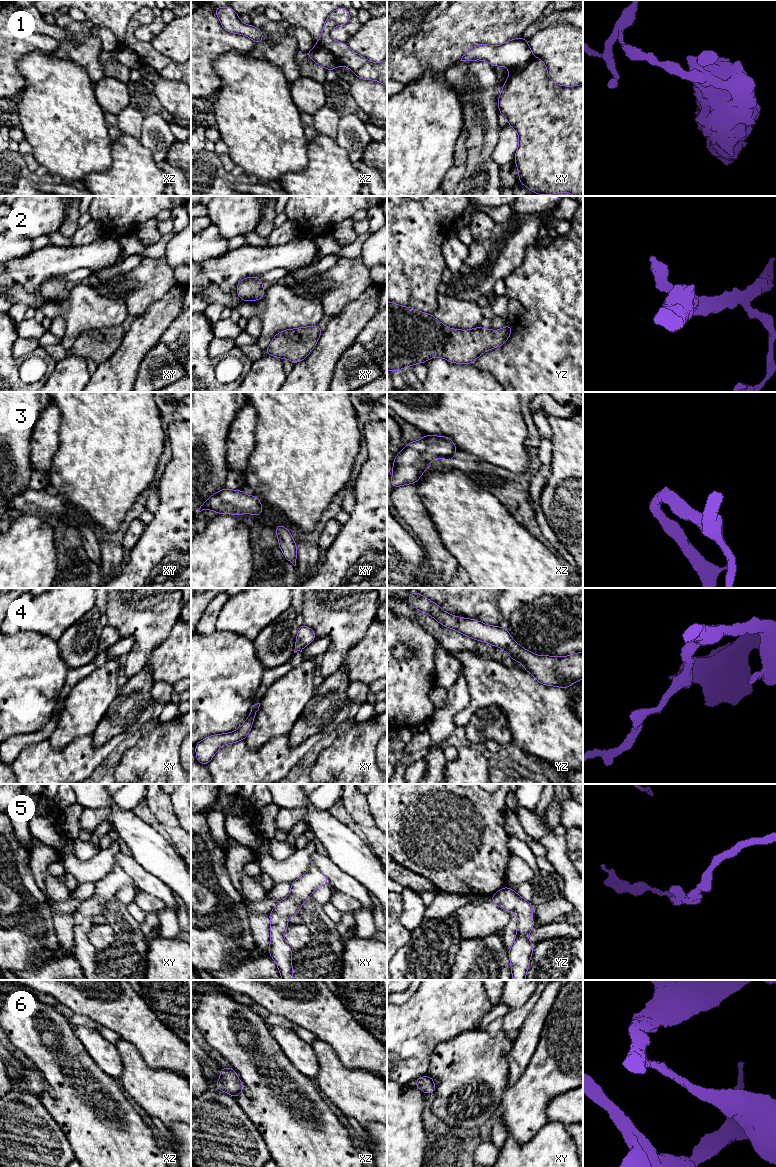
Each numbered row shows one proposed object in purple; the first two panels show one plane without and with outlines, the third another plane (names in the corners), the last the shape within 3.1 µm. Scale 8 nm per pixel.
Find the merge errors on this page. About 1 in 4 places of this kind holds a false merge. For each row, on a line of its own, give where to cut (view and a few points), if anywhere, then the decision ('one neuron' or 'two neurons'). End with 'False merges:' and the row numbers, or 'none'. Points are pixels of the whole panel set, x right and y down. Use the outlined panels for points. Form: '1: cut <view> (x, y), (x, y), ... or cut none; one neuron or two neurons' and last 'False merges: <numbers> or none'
1: cut xz (316, 44), (326, 48), (334, 56), (338, 64); two neurons
2: cut none; one neuron
3: cut none; one neuron
4: cut none; one neuron
5: cut none; one neuron
6: cut none; one neuron
False merges: 1

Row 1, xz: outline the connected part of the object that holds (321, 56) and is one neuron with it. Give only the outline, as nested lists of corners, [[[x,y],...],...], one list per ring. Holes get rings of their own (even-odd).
[[[315,46],[312,50],[305,52],[316,64],[322,66],[326,70],[335,70],[338,62],[335,56],[327,49]]]

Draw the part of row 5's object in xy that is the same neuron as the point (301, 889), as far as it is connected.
[[[311,861],[310,869],[299,879],[293,881],[288,897],[278,902],[270,915],[269,955],[277,964],[282,980],[293,980],[291,962],[292,949],[284,940],[284,933],[289,926],[287,918],[298,915],[301,905],[320,886],[329,884],[327,877]]]

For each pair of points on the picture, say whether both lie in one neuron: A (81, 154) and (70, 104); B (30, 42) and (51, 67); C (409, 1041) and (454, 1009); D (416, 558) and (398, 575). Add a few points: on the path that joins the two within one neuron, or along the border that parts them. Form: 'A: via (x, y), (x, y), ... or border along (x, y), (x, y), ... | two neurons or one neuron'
A: via (72, 142), (70, 139), (70, 116) | one neuron
B: border along (51, 53), (32, 51), (17, 64) | two neurons
C: via (420, 1030), (443, 1009) | one neuron
D: via (412, 561), (402, 571) | one neuron

